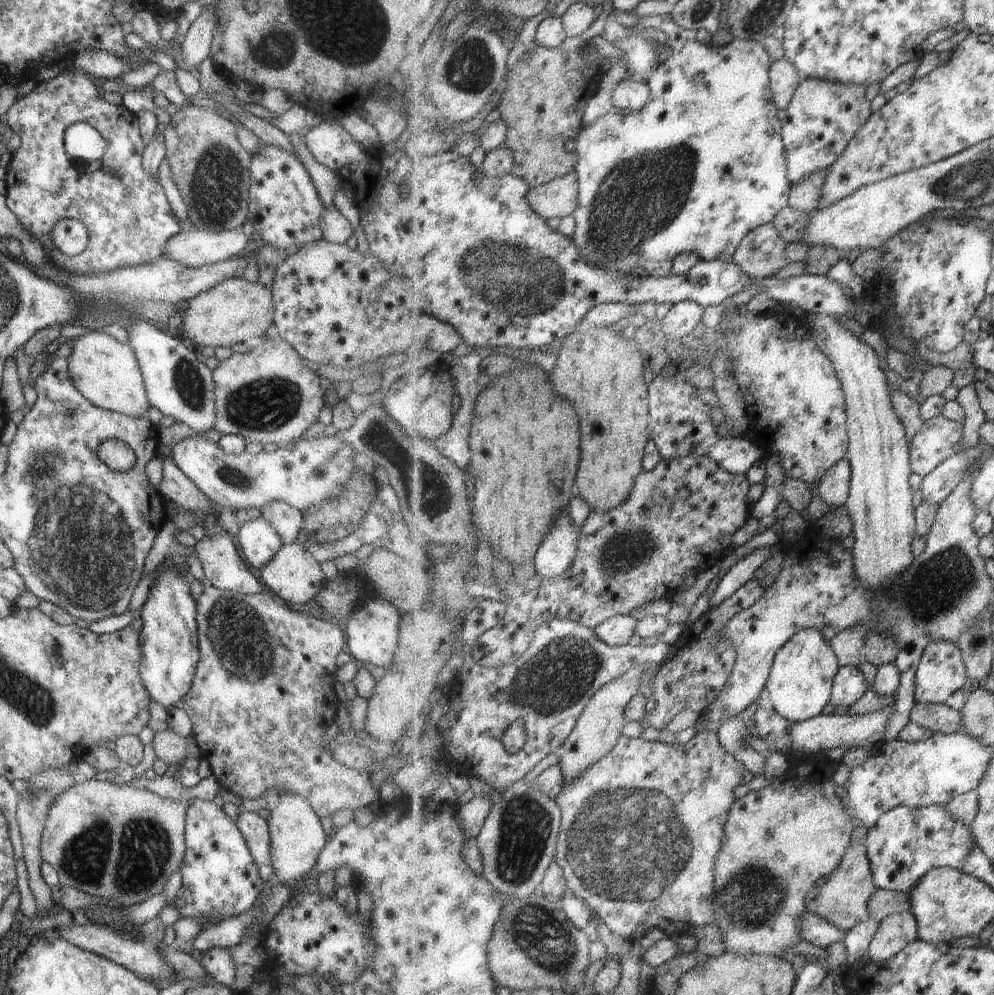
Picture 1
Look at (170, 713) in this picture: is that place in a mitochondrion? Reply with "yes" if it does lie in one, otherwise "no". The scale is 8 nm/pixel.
no

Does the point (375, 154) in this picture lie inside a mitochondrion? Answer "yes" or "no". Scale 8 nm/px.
no

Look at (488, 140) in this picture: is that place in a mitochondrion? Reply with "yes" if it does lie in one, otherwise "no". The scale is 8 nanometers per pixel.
no

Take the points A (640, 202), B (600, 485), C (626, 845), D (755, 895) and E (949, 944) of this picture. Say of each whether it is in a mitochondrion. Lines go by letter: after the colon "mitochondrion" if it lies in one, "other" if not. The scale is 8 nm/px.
A: mitochondrion
B: other
C: mitochondrion
D: mitochondrion
E: other

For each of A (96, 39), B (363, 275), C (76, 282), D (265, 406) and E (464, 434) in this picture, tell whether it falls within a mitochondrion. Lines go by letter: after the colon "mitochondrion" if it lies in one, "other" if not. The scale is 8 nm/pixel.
A: other
B: other
C: other
D: mitochondrion
E: other

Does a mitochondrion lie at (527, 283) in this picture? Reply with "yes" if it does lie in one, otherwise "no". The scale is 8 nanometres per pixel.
yes

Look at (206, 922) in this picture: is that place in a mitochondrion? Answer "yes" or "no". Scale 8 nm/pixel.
no

